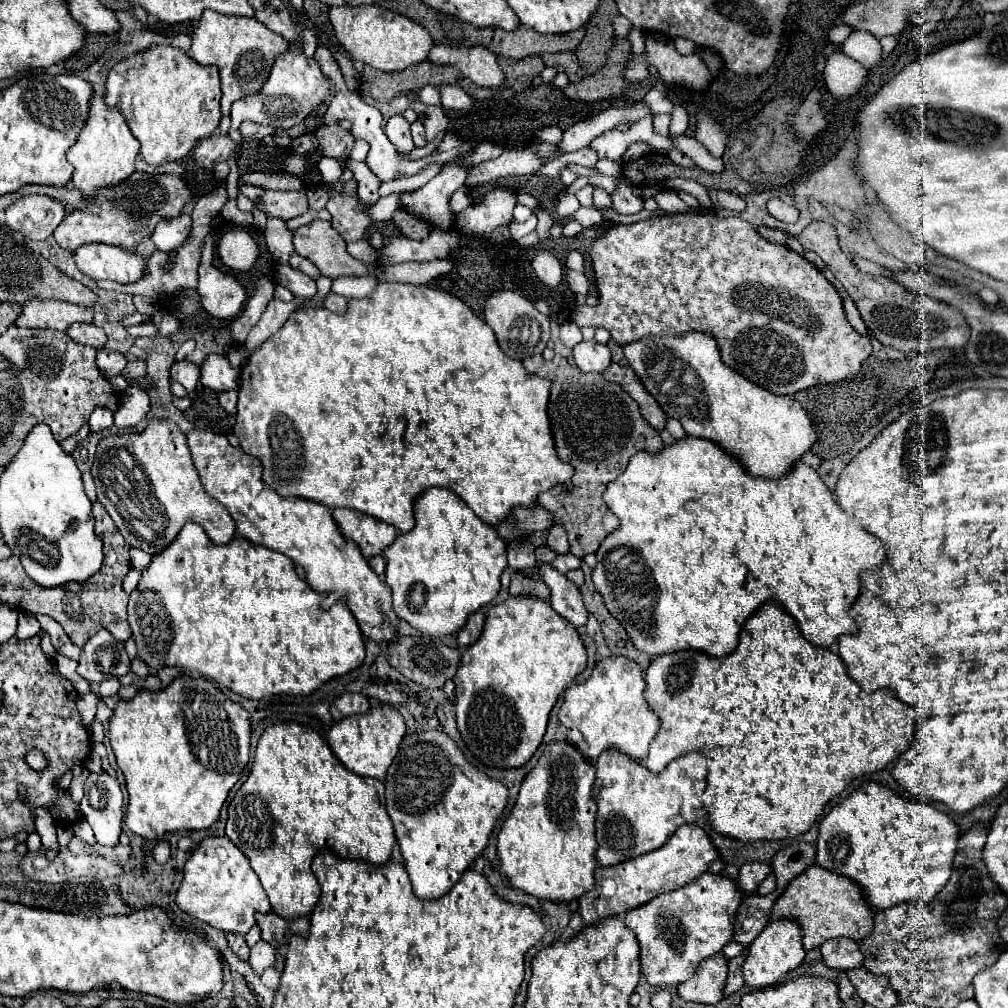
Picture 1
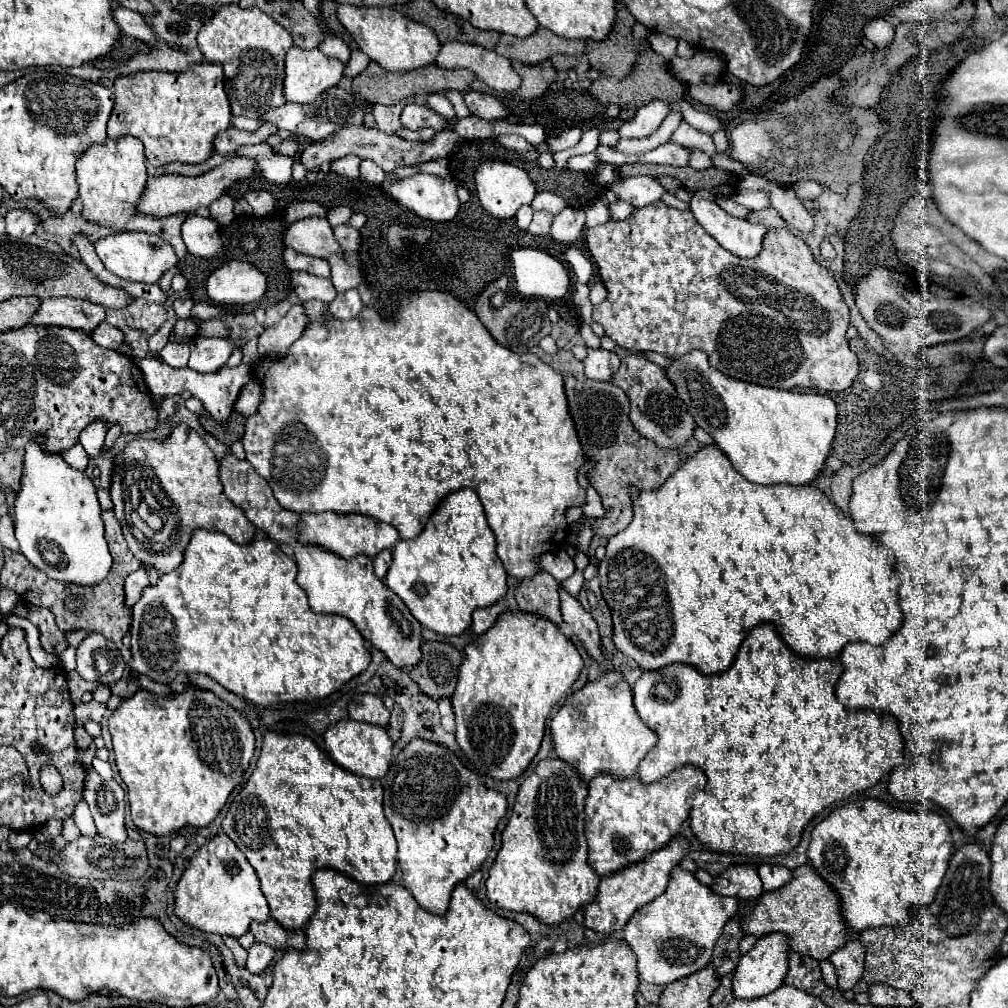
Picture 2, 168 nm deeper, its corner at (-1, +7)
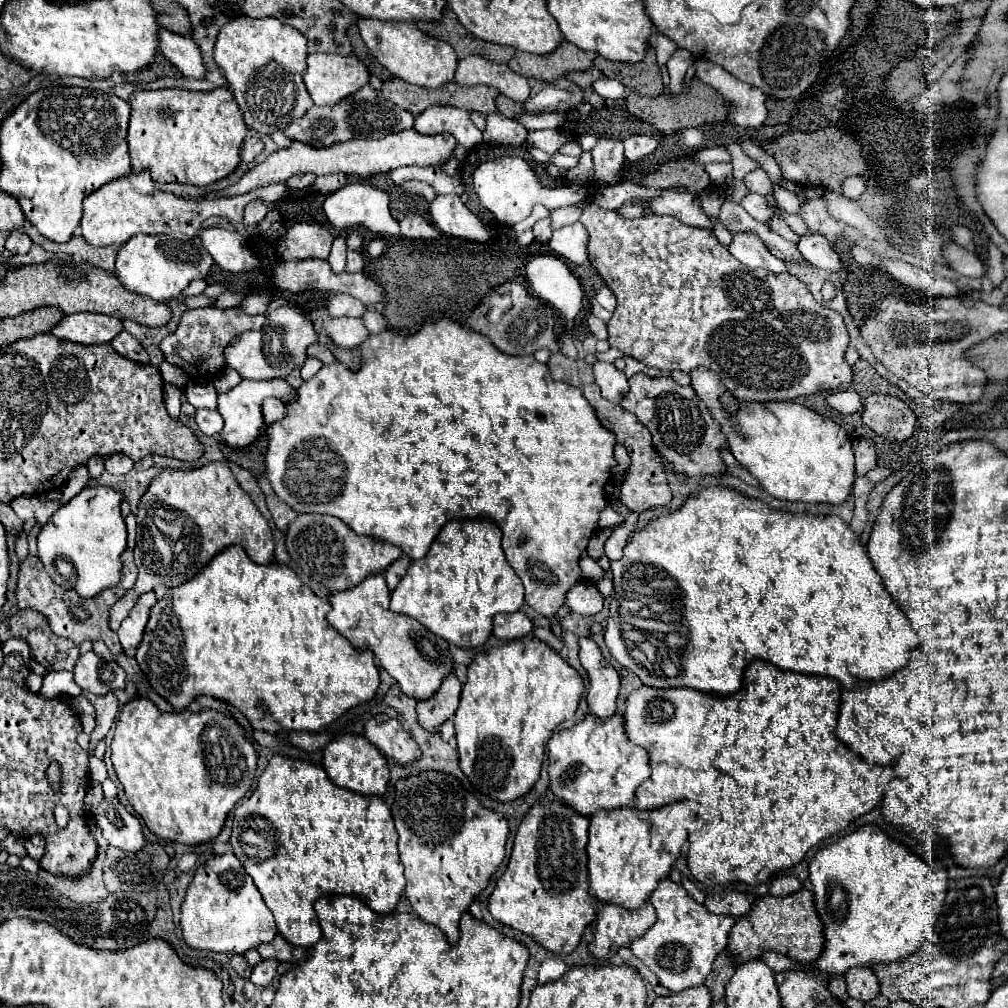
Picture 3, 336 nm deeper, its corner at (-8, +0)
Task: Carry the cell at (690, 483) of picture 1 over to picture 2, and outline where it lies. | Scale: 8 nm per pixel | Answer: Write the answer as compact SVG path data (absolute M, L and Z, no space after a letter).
M703 446L693 458L689 458L683 466L677 468L675 474L667 478L667 482L653 492L637 490L633 494L633 520L631 524L615 534L607 544L607 554L599 562L599 578L601 592L611 610L613 620L613 644L619 652L633 658L643 670L659 670L669 664L689 664L701 674L717 674L727 670L735 654L747 638L747 632L759 624L775 624L783 642L803 658L837 658L845 644L849 642L869 642L869 644L885 644L903 624L903 612L897 602L899 576L893 570L895 558L889 554L885 546L879 546L875 538L863 536L855 530L853 520L845 516L819 488L815 486L761 486L745 480L729 462L725 454L717 446Z

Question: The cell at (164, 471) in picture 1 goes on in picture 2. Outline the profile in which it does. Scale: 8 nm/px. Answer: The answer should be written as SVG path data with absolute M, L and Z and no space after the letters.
M175 426L167 440L133 440L127 444L125 454L115 458L111 500L115 504L113 512L123 526L123 536L129 550L141 562L141 566L151 566L159 574L175 570L183 562L183 552L191 540L193 530L217 530L227 534L237 544L247 544L255 538L255 526L247 520L245 512L229 502L219 482L219 460L201 440L201 436L189 426Z

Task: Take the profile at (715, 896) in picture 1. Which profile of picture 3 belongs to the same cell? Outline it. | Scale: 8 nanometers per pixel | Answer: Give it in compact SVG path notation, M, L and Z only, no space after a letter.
M668 877L662 879L660 885L654 889L654 893L650 895L650 903L654 905L658 919L642 937L632 941L632 953L672 993L702 985L712 971L712 963L718 951L726 949L728 931L734 927L736 919L730 915L710 913L704 905L696 903L680 883L674 883Z

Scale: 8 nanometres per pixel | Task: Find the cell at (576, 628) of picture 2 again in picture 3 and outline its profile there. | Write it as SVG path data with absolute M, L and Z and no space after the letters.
M580 637L580 663L590 677L588 711L600 719L614 715L620 677L618 671L610 667L600 647L590 637Z

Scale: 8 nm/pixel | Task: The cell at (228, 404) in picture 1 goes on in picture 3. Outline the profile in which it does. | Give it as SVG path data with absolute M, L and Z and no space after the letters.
M268 397L262 401L262 415L264 423L270 425L274 421L280 421L284 417L284 403L278 397Z

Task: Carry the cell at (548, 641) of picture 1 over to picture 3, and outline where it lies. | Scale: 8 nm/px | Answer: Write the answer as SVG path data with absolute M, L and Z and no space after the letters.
M536 637L508 641L506 645L478 653L468 665L468 681L462 687L460 707L454 715L460 767L474 789L504 803L528 793L540 777L546 741L562 721L574 715L582 691L584 681L580 673L560 653Z

